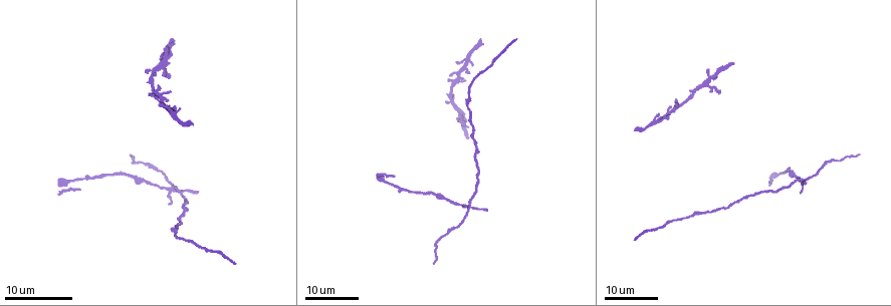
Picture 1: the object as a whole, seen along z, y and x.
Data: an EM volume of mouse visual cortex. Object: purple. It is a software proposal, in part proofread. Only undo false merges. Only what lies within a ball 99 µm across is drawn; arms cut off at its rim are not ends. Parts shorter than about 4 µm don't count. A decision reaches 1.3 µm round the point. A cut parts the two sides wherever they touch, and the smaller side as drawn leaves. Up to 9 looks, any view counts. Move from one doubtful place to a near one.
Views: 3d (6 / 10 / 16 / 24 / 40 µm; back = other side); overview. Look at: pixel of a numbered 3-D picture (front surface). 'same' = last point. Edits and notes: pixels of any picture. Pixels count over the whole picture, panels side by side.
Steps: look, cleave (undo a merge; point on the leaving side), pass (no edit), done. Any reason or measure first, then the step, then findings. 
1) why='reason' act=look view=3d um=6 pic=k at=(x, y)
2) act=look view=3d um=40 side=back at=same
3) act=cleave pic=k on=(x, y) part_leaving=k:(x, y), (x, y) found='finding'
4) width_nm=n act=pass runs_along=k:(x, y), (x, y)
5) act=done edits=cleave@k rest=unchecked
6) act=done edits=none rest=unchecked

why='looks like a crossing' act=look view=3d um=16 pic=1 at=(173, 188)

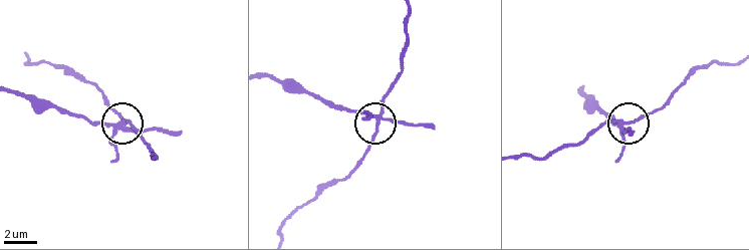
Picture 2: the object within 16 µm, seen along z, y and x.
act=look view=3d um=10 pic=2 at=(119, 127)

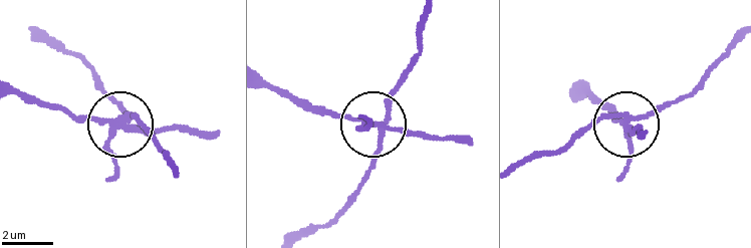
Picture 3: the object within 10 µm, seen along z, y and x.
width_nm=220 act=cleave pic=3 on=(79, 118) part_leaving=3:(114, 124), (78, 116), (13, 90) found='two neurons meet here'

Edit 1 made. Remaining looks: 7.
act=look view=3d um=24 pic=1 at=(174, 233)

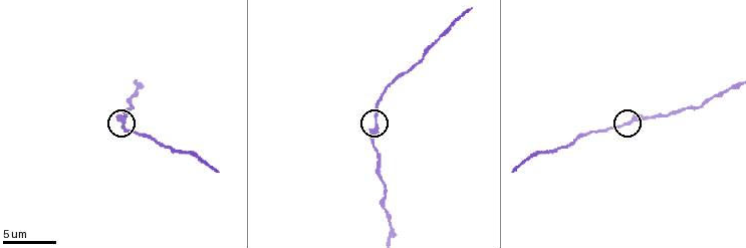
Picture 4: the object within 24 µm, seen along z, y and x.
act=look view=3d um=10 pic=4 at=(124, 122)

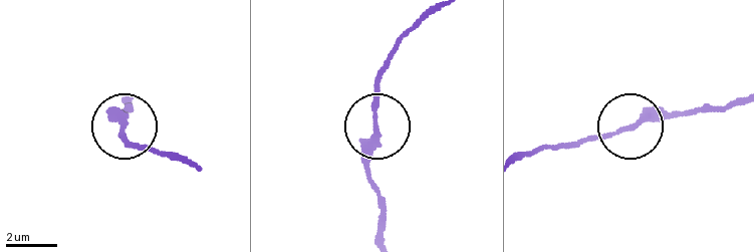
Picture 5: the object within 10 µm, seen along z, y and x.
act=pass runs_along=5:(627, 129), (694, 109) found='continuous, no second neuron'

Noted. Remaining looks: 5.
why='thin neck' act=look view=3d um=10 pic=4 at=(730, 88)

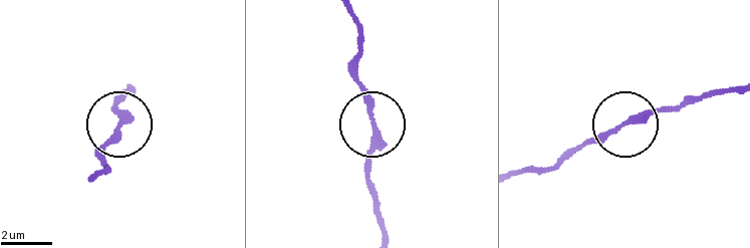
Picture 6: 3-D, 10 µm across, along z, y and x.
width_nm=210 act=pass runs_along=6:(351, 16), (355, 74), (376, 133), (368, 183) found='one neuron here'

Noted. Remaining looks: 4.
act=look view=3d um=10 pic=4 at=(578, 135)

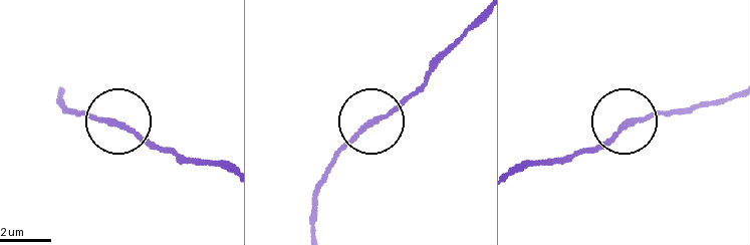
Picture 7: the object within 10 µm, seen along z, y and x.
act=pass runs_along=7:(731, 96), (623, 120), (590, 151) found='all the same neuron'

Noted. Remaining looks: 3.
act=done edits=cleave@3 rest=unchecked

